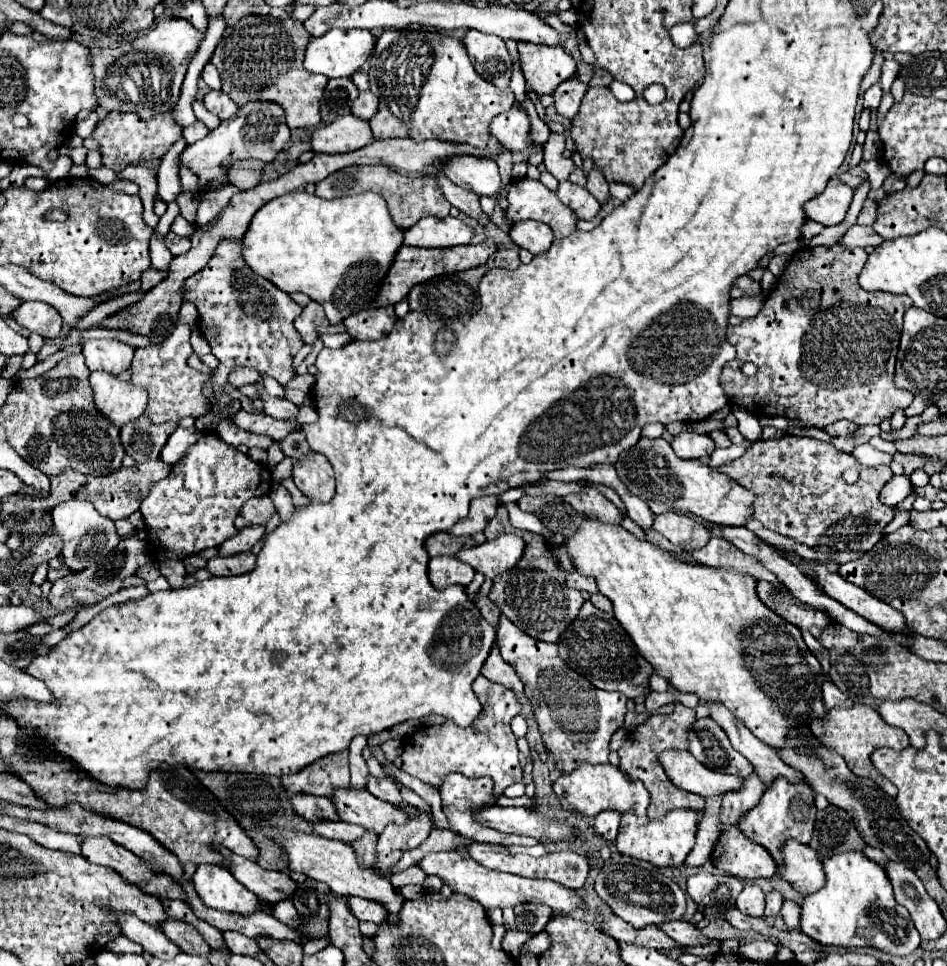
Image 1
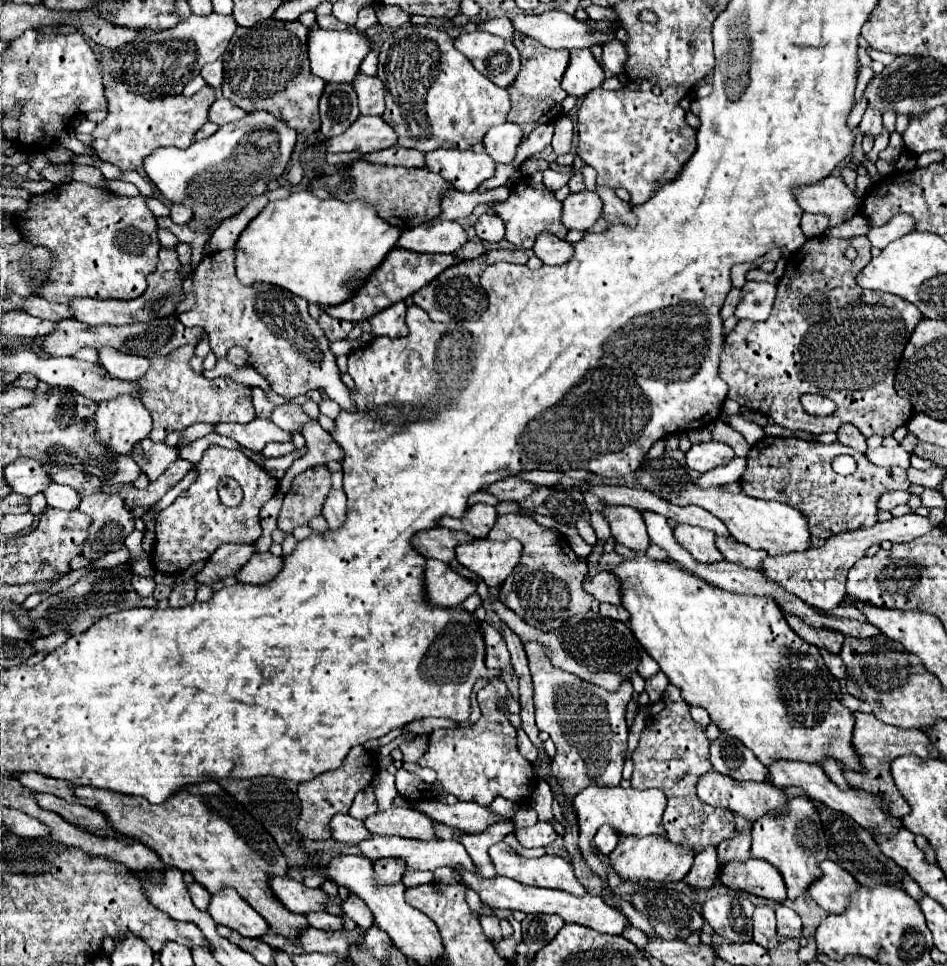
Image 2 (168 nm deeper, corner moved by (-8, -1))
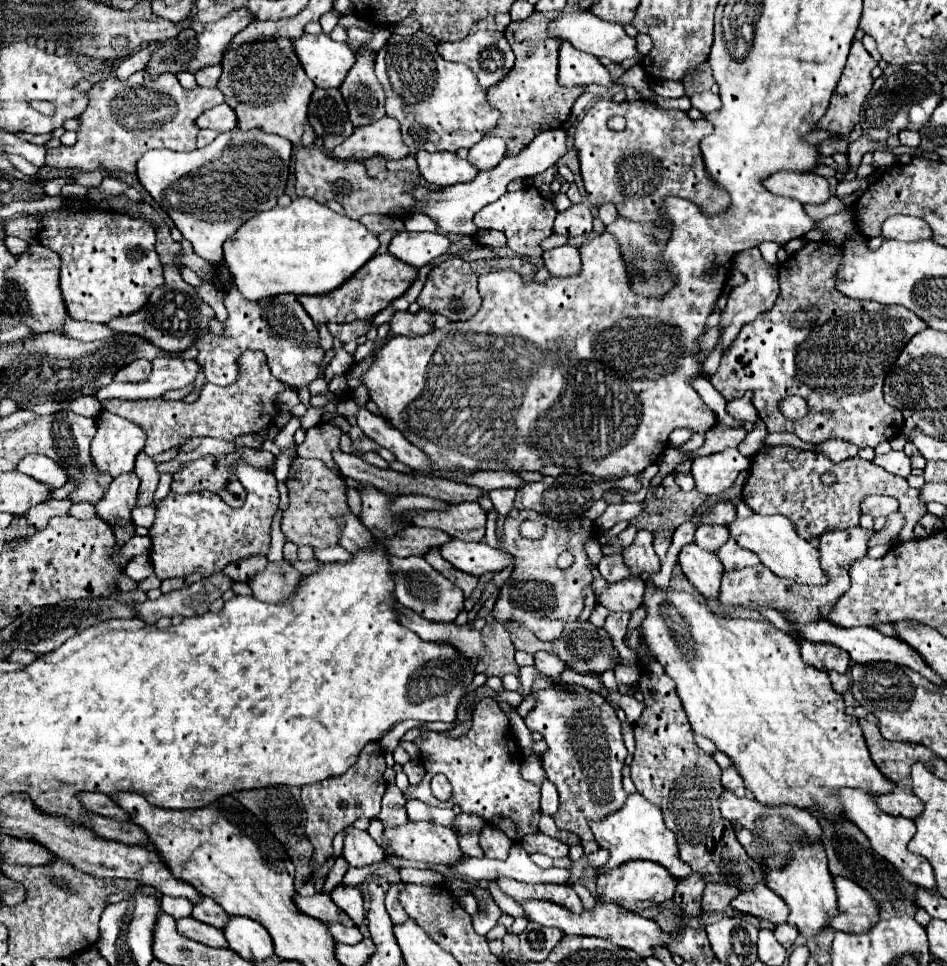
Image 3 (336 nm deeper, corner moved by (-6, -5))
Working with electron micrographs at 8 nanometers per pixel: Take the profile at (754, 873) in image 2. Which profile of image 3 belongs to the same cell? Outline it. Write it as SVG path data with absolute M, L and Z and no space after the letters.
M756 884L754 888L740 892L732 900L732 908L736 908L738 912L744 912L744 914L760 916L774 924L782 924L788 918L786 902L776 892L770 892L770 888L766 884Z

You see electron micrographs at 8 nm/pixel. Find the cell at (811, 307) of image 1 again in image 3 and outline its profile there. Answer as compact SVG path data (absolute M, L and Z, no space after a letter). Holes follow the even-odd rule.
M806 242L800 252L790 256L778 266L780 296L772 310L760 314L754 322L742 326L734 342L722 354L720 368L710 376L712 386L726 398L736 400L746 392L752 392L752 404L758 416L764 420L768 432L792 432L804 442L822 444L828 438L842 438L858 448L876 448L884 440L892 440L904 428L904 416L898 408L892 408L884 400L884 380L896 356L910 342L914 334L926 328L926 324L908 308L882 306L874 300L854 300L842 296L836 290L836 272L842 260L842 246L828 242ZM786 396L800 396L808 402L808 414L796 422L790 422L780 414L778 404ZM822 410L834 412L834 418L826 418Z

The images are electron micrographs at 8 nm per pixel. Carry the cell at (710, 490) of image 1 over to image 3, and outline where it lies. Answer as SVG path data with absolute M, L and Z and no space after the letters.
M752 514L748 518L736 516L736 520L726 524L726 528L730 530L730 536L742 548L748 548L754 554L758 554L760 562L766 568L770 568L774 574L778 574L782 578L790 578L790 580L800 582L800 584L810 584L810 586L826 584L826 576L824 576L820 562L818 562L818 558L820 558L818 550L794 532L794 522L788 516L782 516L782 514L774 514L774 516Z

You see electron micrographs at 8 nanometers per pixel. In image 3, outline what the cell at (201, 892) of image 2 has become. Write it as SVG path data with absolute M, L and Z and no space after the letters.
M202 896L200 902L194 904L192 918L196 918L198 922L204 922L204 924L210 924L210 926L216 926L216 928L224 928L228 914L226 914L224 908L222 908L220 904L216 904L212 898Z

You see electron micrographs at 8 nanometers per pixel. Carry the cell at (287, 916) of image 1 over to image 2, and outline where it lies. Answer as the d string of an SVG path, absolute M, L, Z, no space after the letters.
M310 912L306 914L310 926L318 930L344 930L344 920L342 916L334 916L328 912Z

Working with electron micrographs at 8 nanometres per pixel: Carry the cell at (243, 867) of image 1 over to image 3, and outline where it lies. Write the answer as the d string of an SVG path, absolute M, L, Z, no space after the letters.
M324 892L320 894L314 894L310 898L304 898L300 894L294 896L294 904L300 912L316 918L316 920L322 920L324 924L328 922L340 922L344 926L354 926L354 922L332 902L332 898Z

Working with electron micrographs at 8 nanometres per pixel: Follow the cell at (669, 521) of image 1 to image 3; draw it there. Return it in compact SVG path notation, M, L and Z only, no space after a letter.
M690 542L680 550L678 562L682 566L682 572L690 580L690 584L700 594L704 594L708 598L718 596L720 578L724 574L724 568L716 554L706 552L704 548L698 548L698 544Z

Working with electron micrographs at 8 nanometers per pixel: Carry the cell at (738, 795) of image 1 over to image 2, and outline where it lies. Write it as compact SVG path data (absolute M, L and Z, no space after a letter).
M736 832L732 840L724 840L718 846L718 864L724 868L728 862L744 862L750 858L750 834L748 832Z

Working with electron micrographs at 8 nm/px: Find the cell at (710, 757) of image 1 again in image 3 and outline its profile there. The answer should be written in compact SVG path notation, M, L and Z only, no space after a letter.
M732 766L728 770L722 770L722 786L728 788L728 790L732 790L736 796L744 796L744 792L746 792L742 776Z

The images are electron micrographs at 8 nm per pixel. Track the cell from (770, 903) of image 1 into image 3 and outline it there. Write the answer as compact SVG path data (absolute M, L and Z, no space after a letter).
M784 922L784 924L778 924L778 926L776 926L774 936L776 936L776 940L778 940L784 948L792 948L792 946L794 946L794 940L796 940L796 936L798 936L798 930L796 930L792 924Z

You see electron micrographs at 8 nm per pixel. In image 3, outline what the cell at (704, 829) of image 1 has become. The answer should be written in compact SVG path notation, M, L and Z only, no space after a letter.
M692 872L690 876L686 876L686 880L678 882L674 900L688 916L698 916L702 914L702 892L704 880L702 876L698 876L698 872Z

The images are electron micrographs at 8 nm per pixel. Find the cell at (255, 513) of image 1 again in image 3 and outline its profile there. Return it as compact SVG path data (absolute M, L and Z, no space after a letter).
M296 458L292 462L286 486L288 486L288 508L282 516L284 536L294 544L308 544L312 548L326 548L326 546L338 544L338 518L348 512L348 504L346 504L346 496L344 496L344 492L346 492L344 478L338 476L332 468L326 468L326 464L322 464L322 460Z

